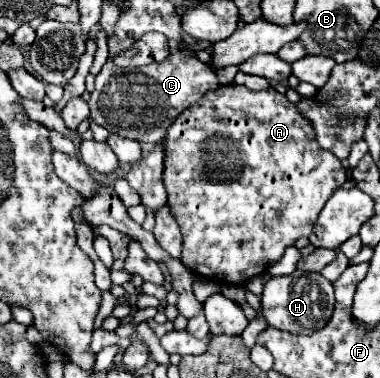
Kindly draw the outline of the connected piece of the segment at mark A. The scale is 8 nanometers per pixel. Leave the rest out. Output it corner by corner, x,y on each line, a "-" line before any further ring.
226,84
208,90
200,104
192,104
172,122
162,144
168,208
184,240
182,264
190,272
222,284
244,286
254,276
262,276
270,264
284,256
288,246
294,246
302,236
310,236
324,200
346,182
340,160
316,144
312,126
274,88
254,92
240,84

